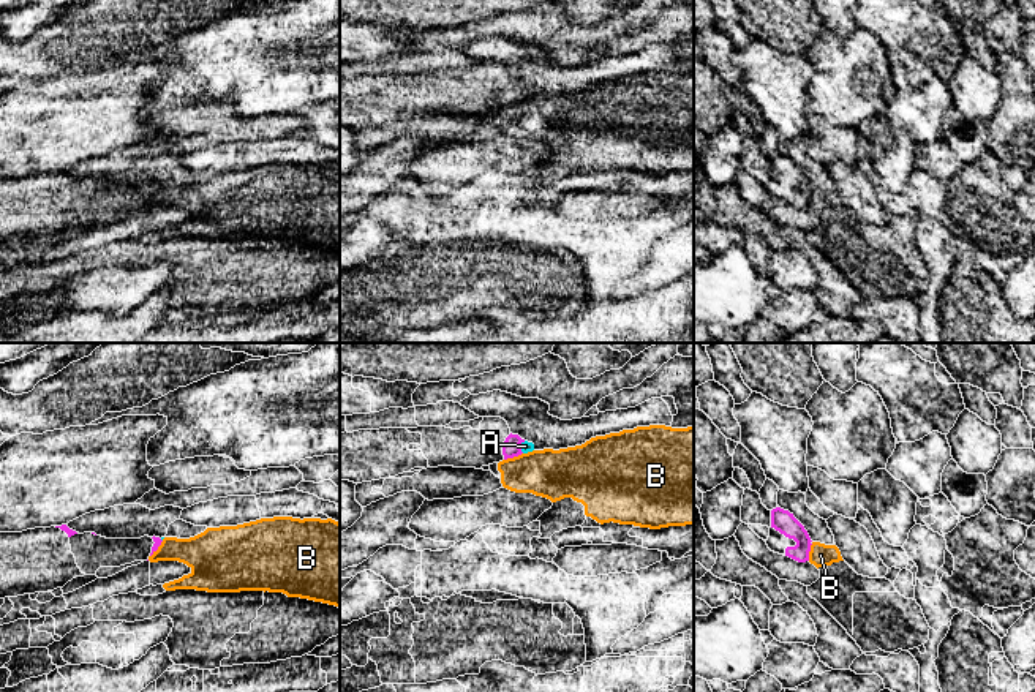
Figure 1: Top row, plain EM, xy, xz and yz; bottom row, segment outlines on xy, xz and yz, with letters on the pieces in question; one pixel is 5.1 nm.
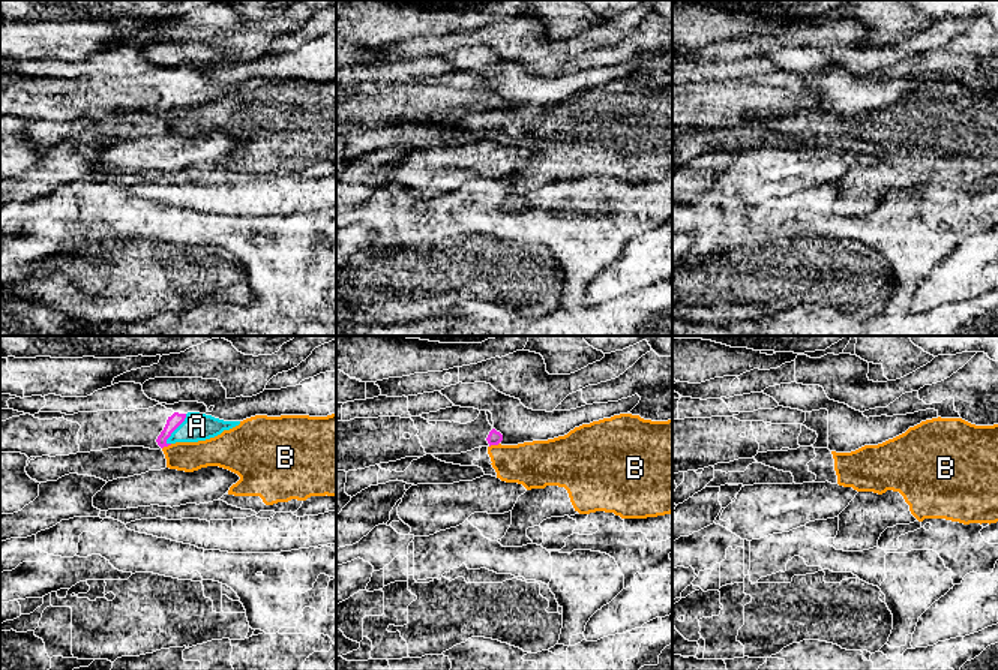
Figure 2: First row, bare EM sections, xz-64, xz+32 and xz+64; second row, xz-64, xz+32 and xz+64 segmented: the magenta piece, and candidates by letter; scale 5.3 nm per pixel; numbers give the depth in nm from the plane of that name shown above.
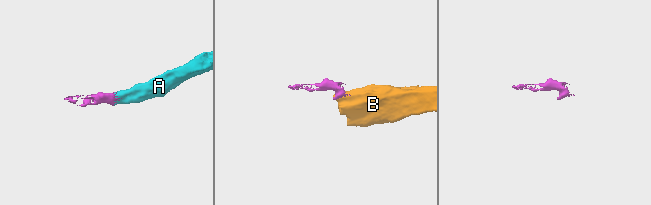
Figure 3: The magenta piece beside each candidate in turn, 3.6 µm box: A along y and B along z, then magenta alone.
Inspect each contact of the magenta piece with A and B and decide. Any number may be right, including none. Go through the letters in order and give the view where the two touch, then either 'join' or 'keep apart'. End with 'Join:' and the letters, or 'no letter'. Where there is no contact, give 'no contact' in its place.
A: meets magenta in xz; join
B: meets magenta in xz; keep apart
Join: A

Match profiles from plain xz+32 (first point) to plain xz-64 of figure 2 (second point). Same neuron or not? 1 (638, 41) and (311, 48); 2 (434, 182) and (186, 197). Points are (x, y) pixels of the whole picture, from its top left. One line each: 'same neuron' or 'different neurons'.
1: different neurons
2: different neurons

